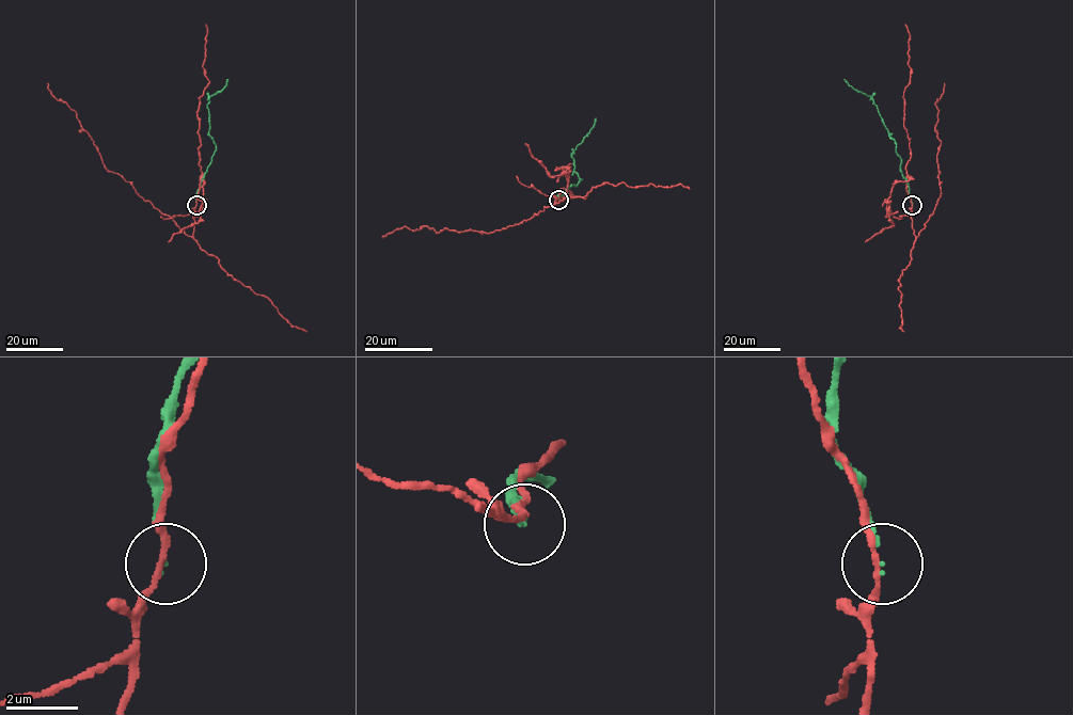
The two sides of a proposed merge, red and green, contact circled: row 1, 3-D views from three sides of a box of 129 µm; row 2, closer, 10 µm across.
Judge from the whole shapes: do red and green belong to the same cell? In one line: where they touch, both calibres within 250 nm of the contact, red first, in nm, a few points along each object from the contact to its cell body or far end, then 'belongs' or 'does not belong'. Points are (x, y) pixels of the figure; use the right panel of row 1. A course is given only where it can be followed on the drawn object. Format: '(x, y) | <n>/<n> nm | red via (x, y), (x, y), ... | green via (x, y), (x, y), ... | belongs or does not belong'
(912, 205) | 140/100 nm | red via (912, 204), (912, 228), (917, 236), (941, 195), (935, 104), (944, 83) | green via (912, 205), (909, 185), (900, 171), (901, 158), (877, 106), (871, 97), (854, 90), (843, 79) | does not belong

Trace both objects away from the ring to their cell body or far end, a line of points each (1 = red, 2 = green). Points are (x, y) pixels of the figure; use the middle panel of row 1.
1: (559, 199), (491, 233), (405, 226), (382, 237)
2: (559, 199), (558, 194), (582, 179), (573, 171), (571, 155), (596, 118)

